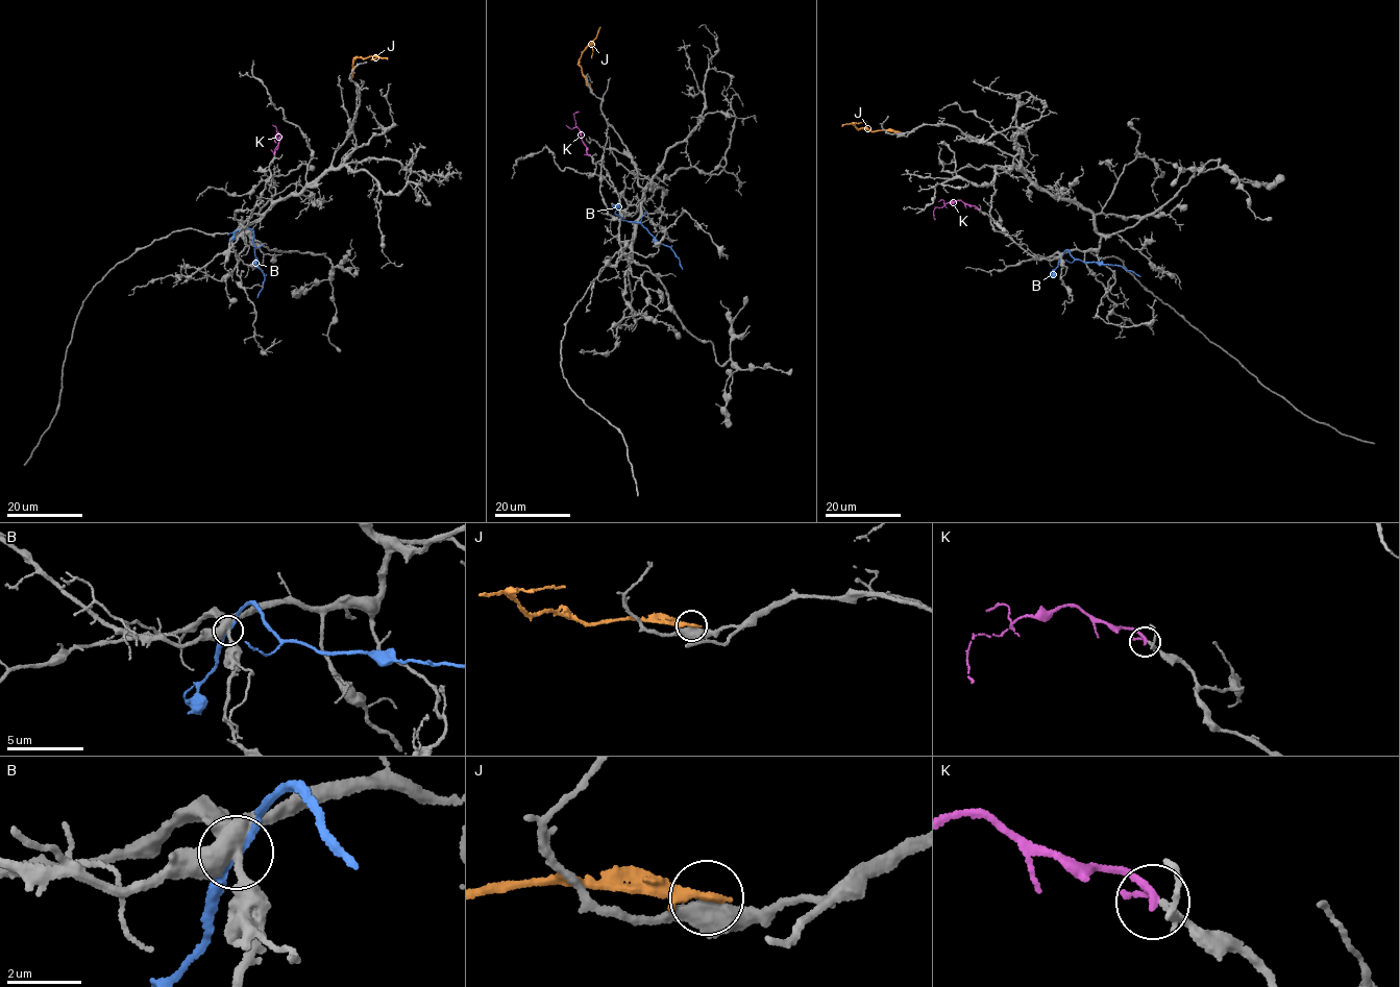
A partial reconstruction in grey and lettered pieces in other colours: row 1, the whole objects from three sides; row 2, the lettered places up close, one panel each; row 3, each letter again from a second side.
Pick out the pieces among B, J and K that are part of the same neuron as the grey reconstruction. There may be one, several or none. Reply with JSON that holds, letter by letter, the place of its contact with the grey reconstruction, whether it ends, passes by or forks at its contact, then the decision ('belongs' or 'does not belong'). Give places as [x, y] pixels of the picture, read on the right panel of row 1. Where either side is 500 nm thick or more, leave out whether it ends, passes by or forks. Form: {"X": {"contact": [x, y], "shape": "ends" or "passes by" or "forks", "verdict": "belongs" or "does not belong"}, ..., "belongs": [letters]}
{"B": {"contact": [1061, 256], "shape": "passes by", "verdict": "does not belong"}, "J": {"contact": [898, 131], "shape": "ends", "verdict": "does not belong"}, "K": {"contact": [978, 208], "shape": "passes by", "verdict": "belongs"}, "belongs": ["K"]}

